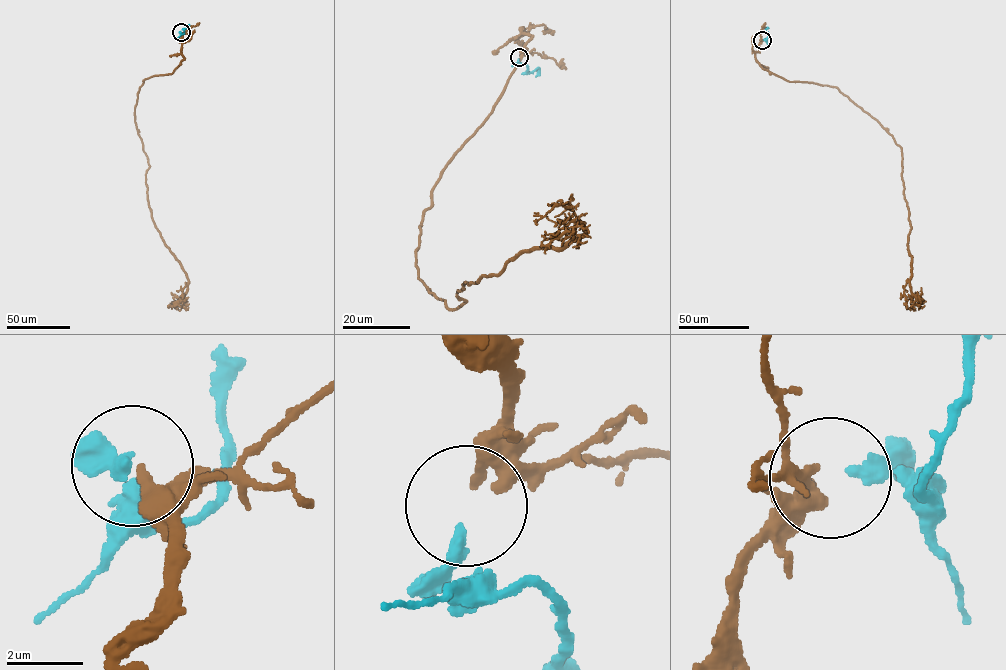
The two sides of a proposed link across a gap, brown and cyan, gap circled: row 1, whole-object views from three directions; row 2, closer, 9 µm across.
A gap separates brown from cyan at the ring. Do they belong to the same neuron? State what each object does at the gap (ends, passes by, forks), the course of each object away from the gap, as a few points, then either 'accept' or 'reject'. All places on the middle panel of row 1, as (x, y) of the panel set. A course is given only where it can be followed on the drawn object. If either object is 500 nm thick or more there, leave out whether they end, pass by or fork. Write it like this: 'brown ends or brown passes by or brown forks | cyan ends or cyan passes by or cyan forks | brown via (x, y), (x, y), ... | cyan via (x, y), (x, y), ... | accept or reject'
brown ends | cyan passes by | brown via (519, 56), (522, 27), (432, 191), (418, 278), (452, 309), (465, 281), (584, 234), (571, 205), (537, 224) | cyan via (518, 59), (518, 63), (527, 66), (527, 71), (538, 68), (536, 77) | accept

